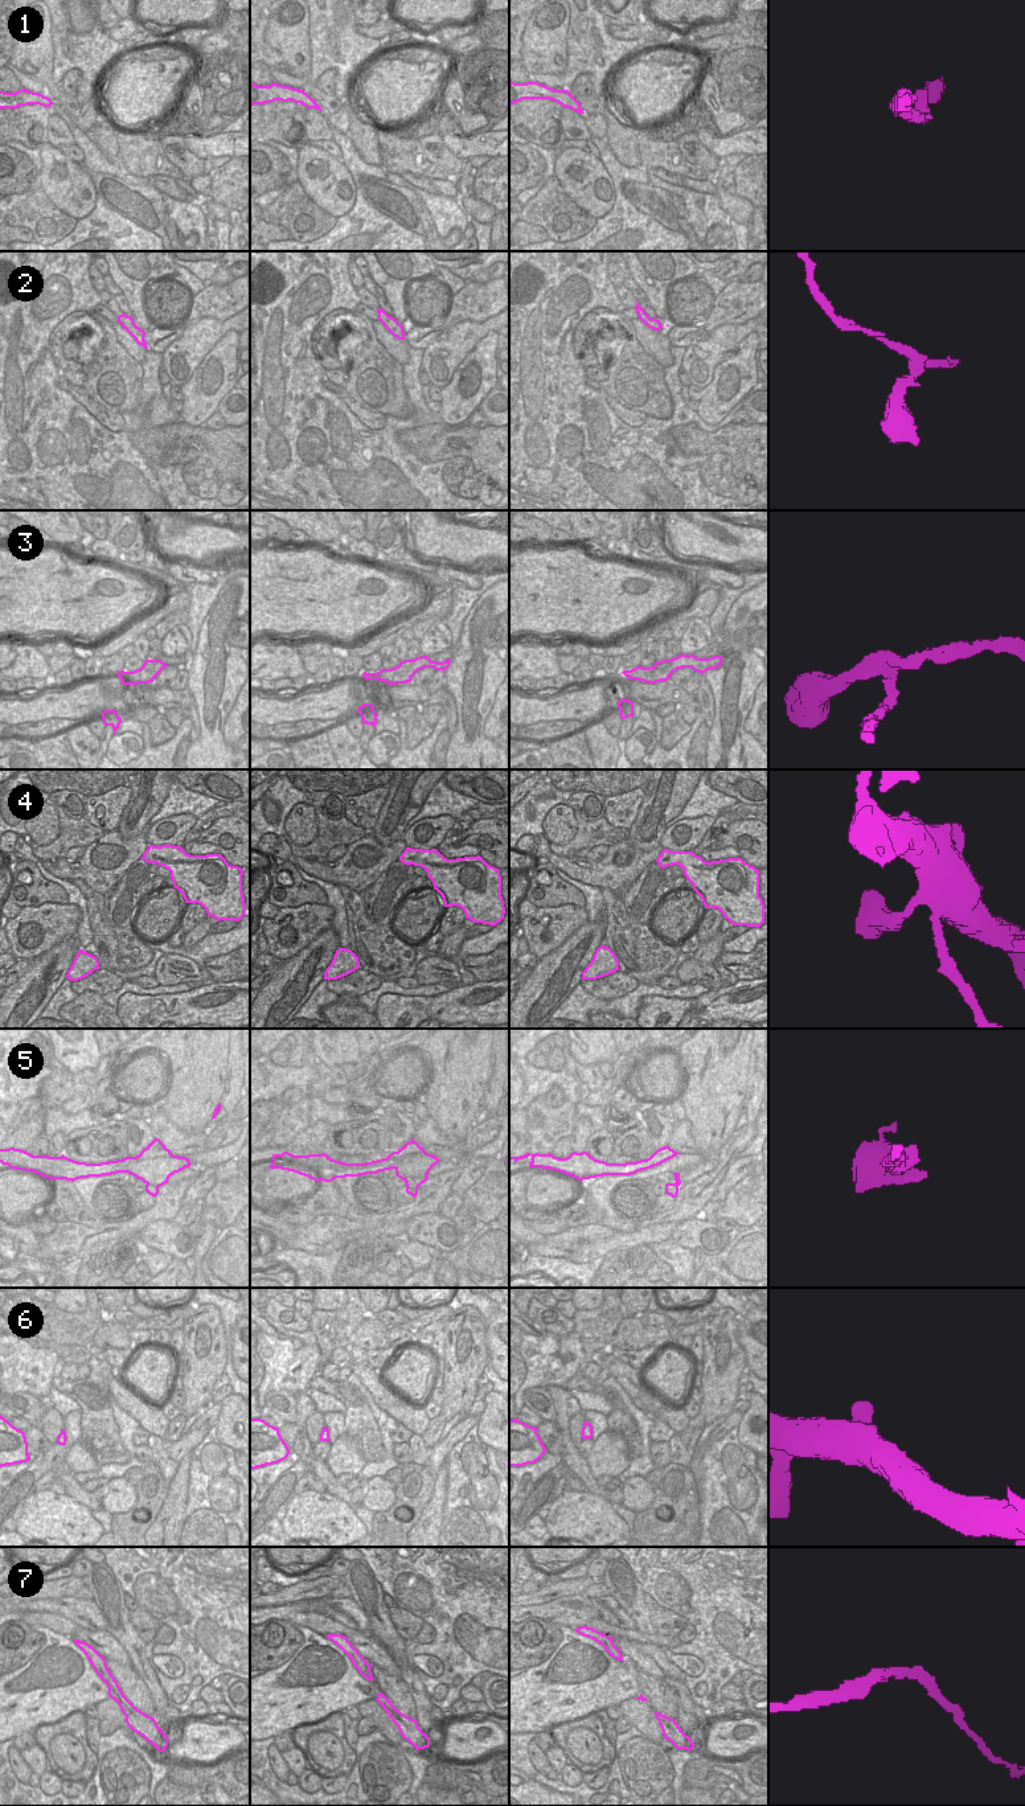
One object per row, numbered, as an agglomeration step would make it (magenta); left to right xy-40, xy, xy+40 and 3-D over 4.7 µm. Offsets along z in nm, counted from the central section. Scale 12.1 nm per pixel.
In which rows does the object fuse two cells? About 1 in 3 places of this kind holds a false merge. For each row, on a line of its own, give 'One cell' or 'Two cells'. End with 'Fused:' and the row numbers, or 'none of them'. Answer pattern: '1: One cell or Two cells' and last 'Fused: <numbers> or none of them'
1: One cell
2: One cell
3: Two cells
4: One cell
5: Two cells
6: One cell
7: One cell
Fused: 3, 5

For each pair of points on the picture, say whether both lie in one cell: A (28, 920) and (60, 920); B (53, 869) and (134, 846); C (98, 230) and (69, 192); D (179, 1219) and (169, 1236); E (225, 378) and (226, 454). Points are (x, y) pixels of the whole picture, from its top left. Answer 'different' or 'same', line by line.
A: same
B: same
C: different
D: different
E: different

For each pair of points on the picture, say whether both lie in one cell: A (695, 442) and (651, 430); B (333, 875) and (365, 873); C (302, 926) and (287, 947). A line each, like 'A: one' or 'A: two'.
A: two
B: one
C: one

